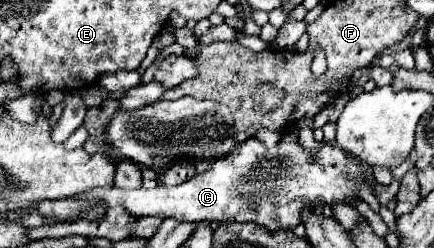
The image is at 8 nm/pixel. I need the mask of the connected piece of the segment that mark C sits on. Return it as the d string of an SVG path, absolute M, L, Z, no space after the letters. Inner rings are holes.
M249 138L247 142L241 142L231 154L217 158L209 170L175 188L91 188L71 198L43 200L39 202L37 212L51 222L69 222L79 218L83 210L89 210L95 204L103 204L105 208L123 206L133 218L161 216L175 218L179 222L205 220L217 224L255 222L275 232L293 230L299 226L303 222L303 210L315 208L317 204L349 204L347 200L353 198L349 192L357 192L357 182L369 182L367 166L363 166L355 156L347 154L335 144L321 142L315 150L307 150L299 142L279 140L273 148L265 148L261 140ZM281 152L285 152L285 156L281 156Z

